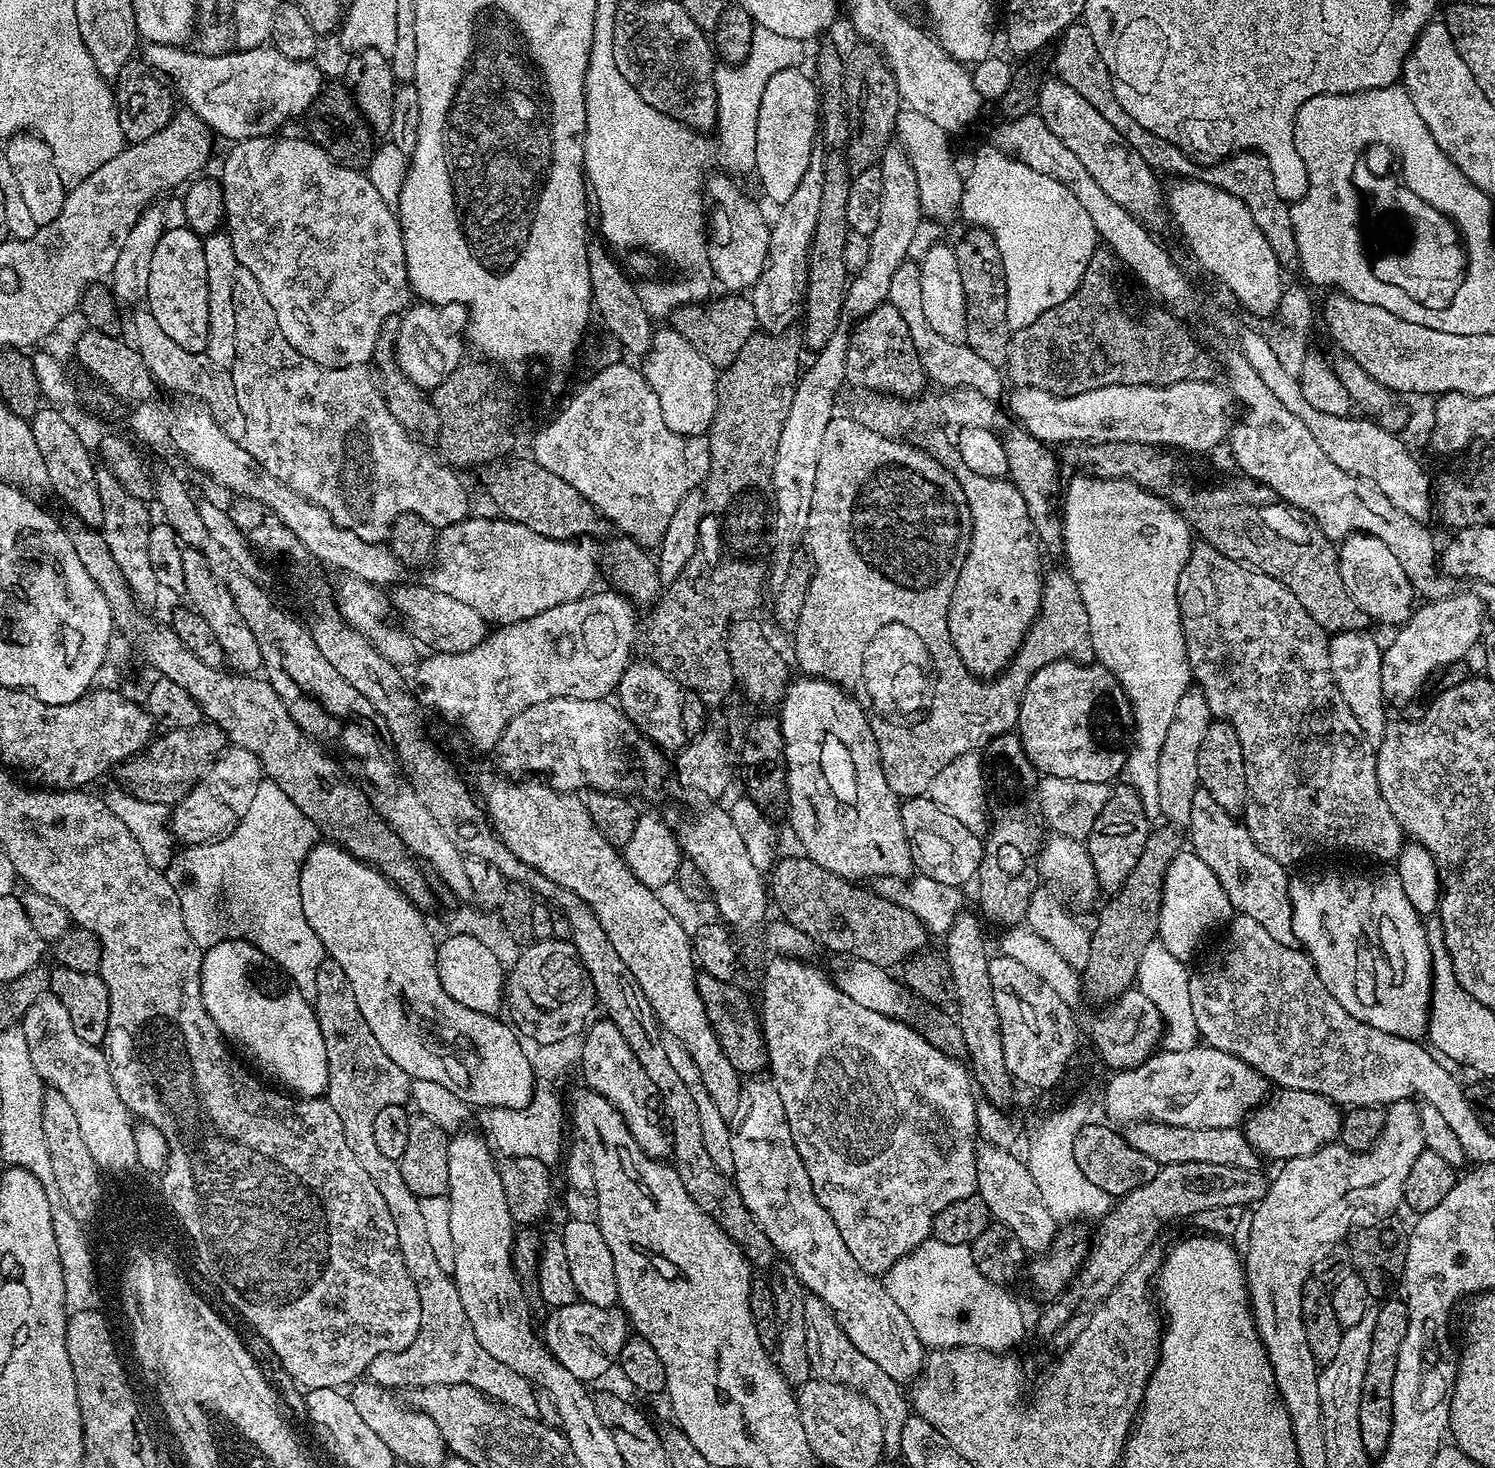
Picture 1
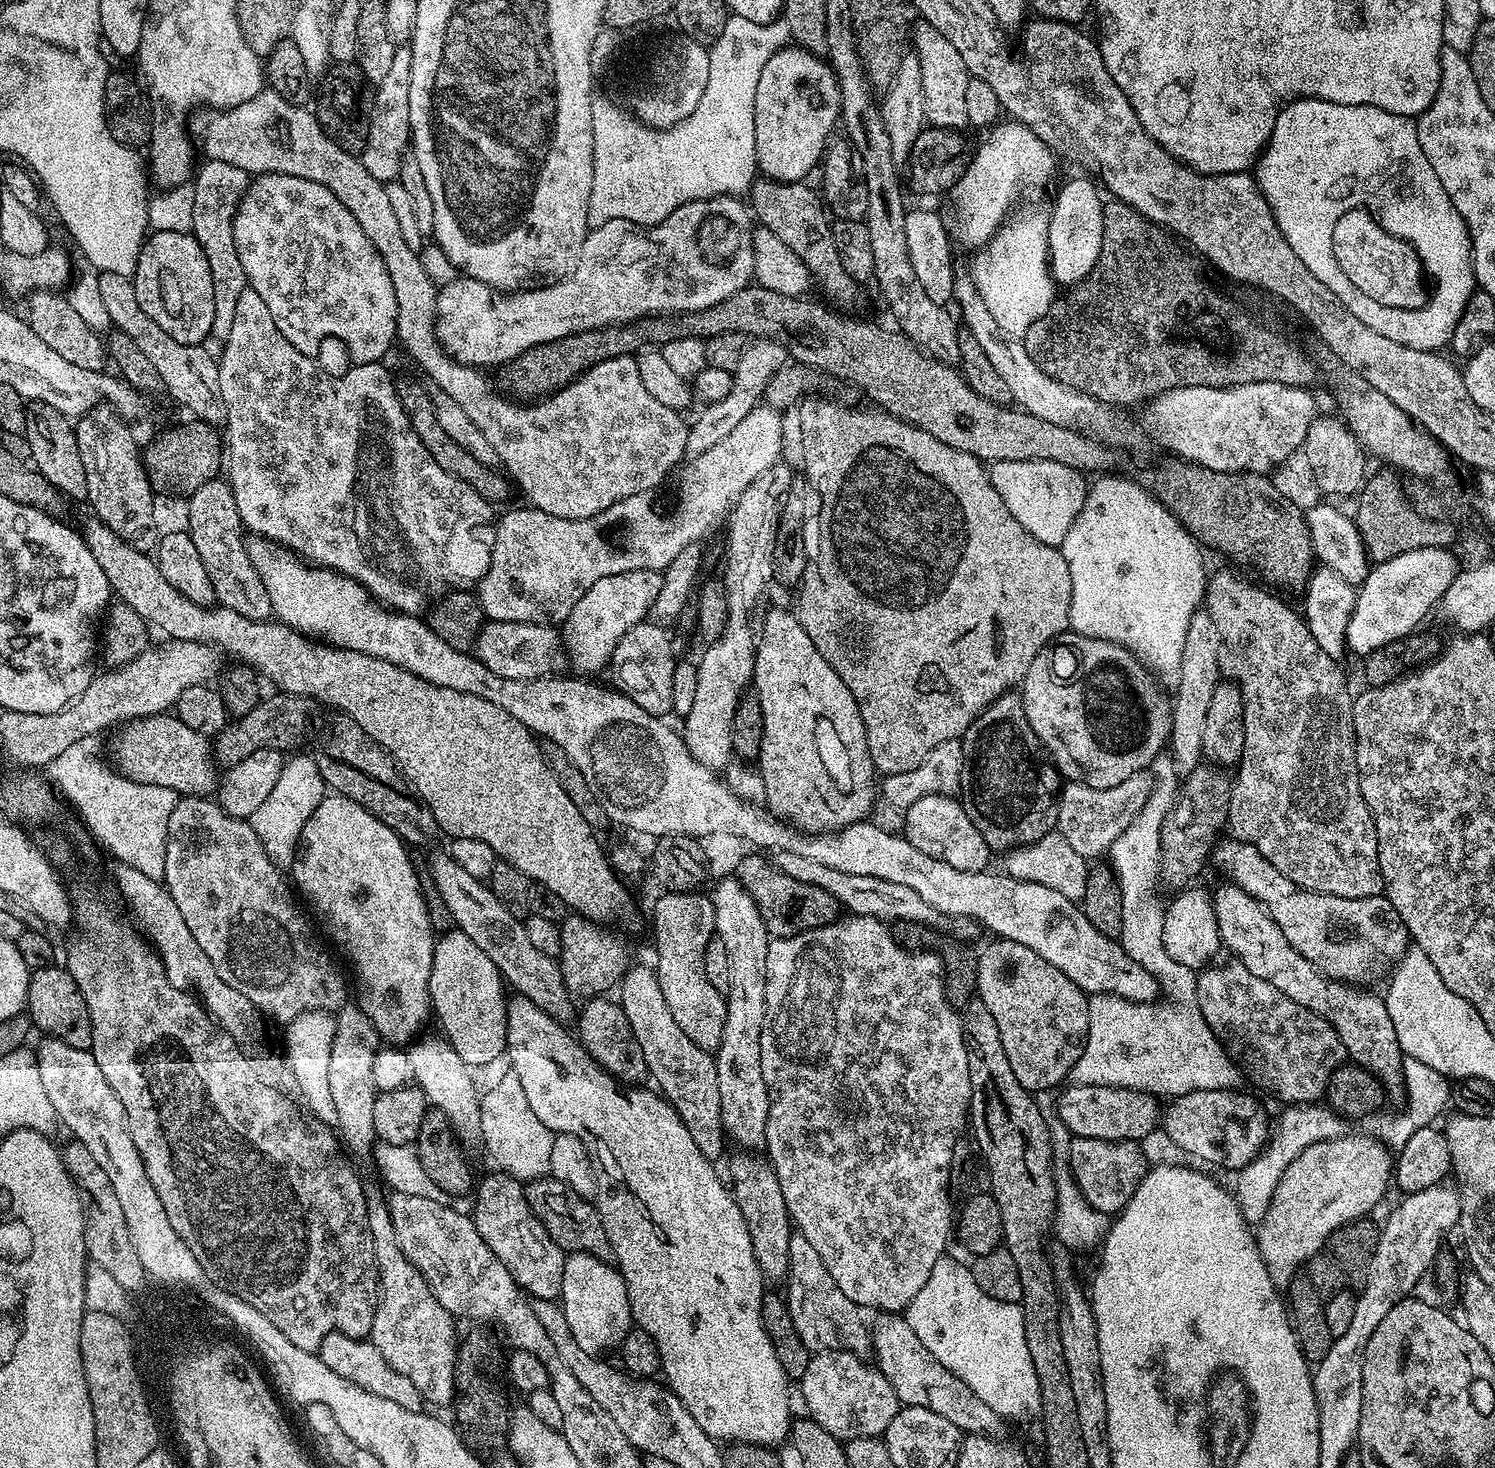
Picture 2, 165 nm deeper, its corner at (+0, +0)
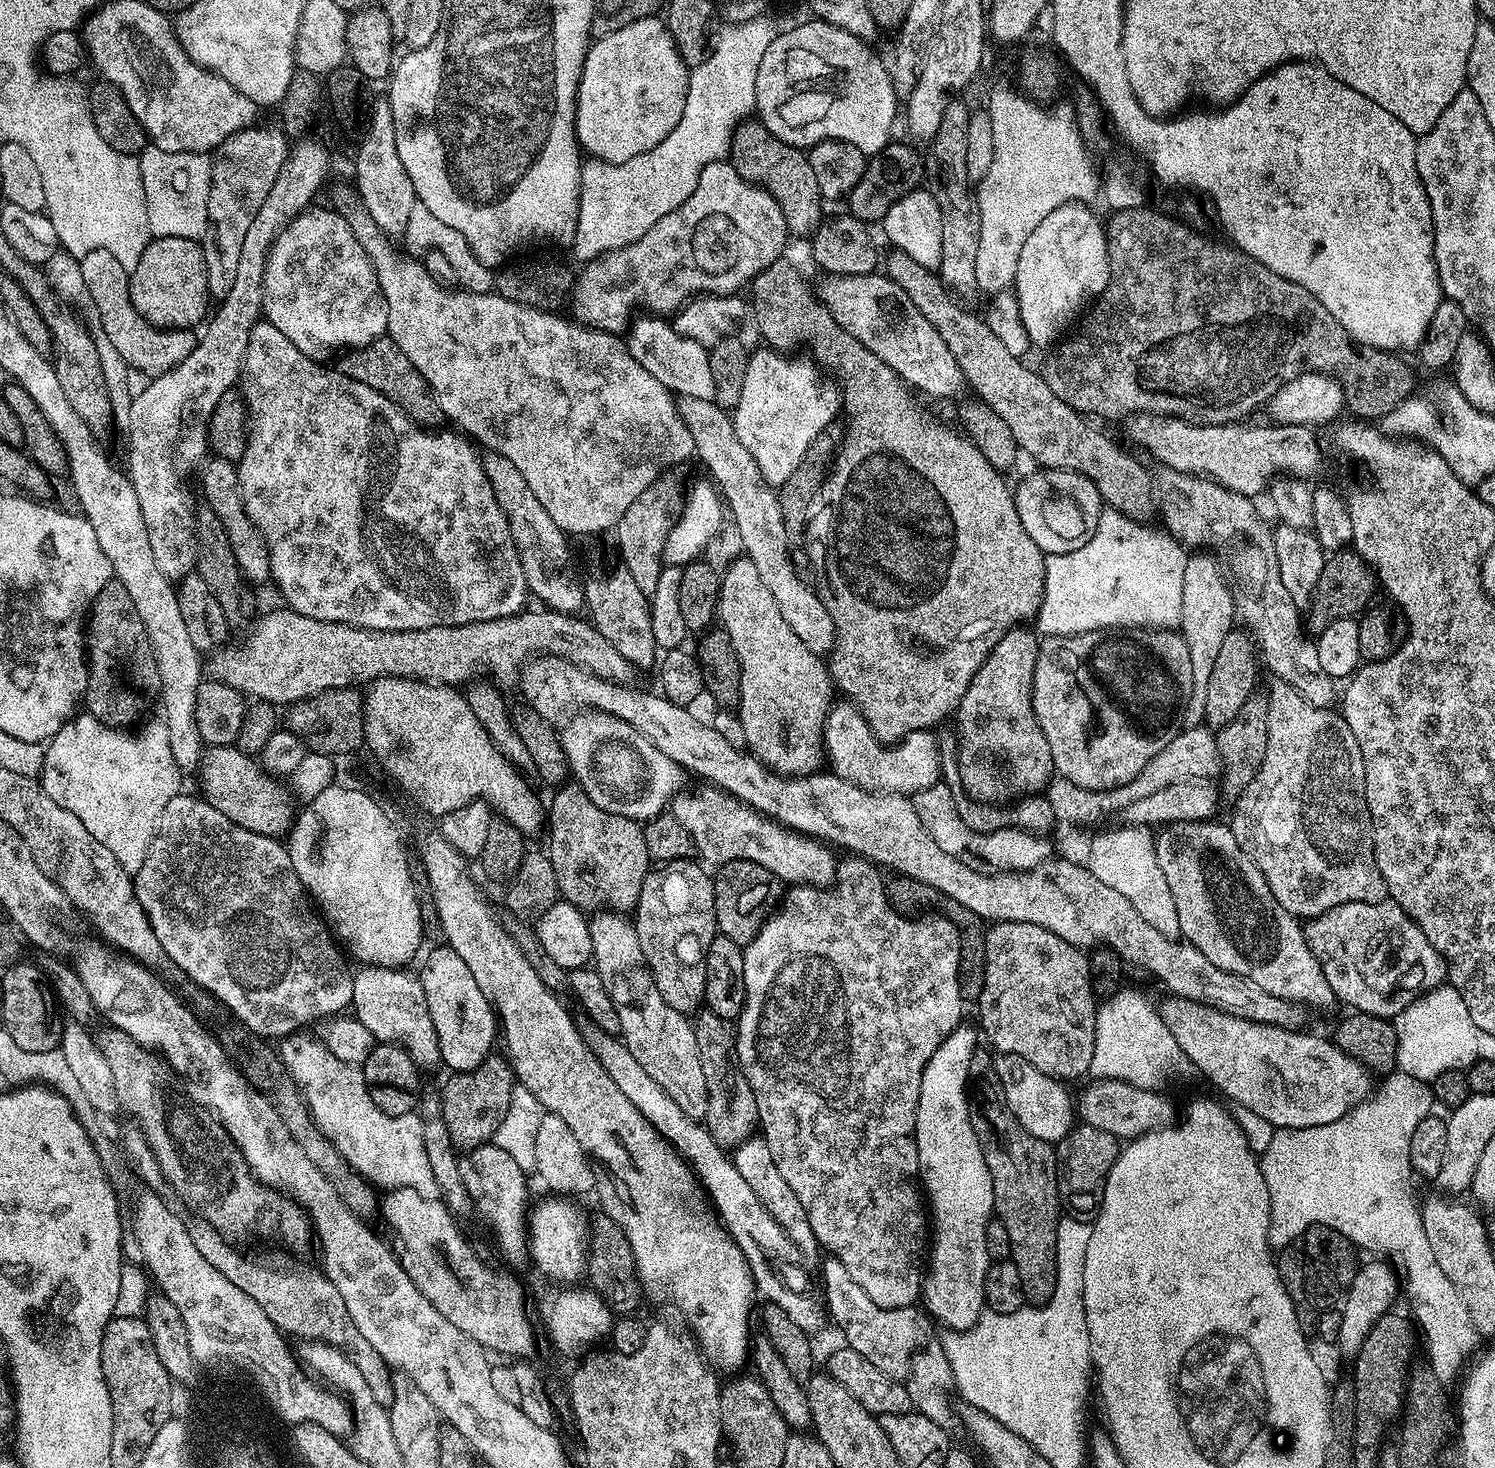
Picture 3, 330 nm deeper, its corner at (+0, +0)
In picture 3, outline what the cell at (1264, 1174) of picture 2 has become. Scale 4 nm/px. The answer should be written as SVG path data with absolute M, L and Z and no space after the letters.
M1397 1070L1385 1075L1383 1080L1381 1089L1379 1087L1373 1091L1357 1108L1351 1108L1342 1118L1338 1118L1338 1122L1326 1122L1326 1126L1309 1128L1282 1128L1274 1134L1270 1150L1259 1157L1260 1169L1270 1194L1268 1243L1276 1250L1287 1248L1295 1241L1292 1240L1295 1236L1296 1239L1303 1237L1312 1224L1321 1224L1336 1228L1357 1249L1381 1252L1384 1256L1400 1260L1404 1267L1402 1288L1408 1291L1415 1327L1423 1343L1424 1340L1428 1343L1426 1363L1448 1386L1451 1380L1461 1379L1470 1357L1477 1351L1478 1333L1474 1318L1470 1318L1470 1310L1466 1310L1466 1302L1462 1302L1450 1278L1446 1278L1438 1262L1434 1262L1434 1250L1430 1250L1428 1235L1422 1226L1418 1196L1416 1200L1412 1193L1414 1173L1410 1162L1410 1138L1414 1138L1414 1126L1418 1126L1418 1122L1433 1111L1434 1097L1425 1081L1417 1080L1406 1072Z

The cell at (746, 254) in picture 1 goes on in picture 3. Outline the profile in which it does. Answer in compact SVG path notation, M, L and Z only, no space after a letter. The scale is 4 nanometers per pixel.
M879 271L861 276L825 275L820 288L818 284L818 299L846 334L858 338L866 350L878 354L878 358L898 373L909 389L925 392L936 400L948 400L965 391L962 370L958 362L954 362L954 354L950 354L946 342L942 342L942 334L926 322L922 310L910 302L910 294L906 294L899 281L888 274L880 275Z

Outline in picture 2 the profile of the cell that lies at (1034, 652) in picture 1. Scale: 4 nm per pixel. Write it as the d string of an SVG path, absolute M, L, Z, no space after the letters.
M801 399L798 404L800 448L804 451L807 483L816 484L820 505L816 508L816 521L808 518L804 524L805 554L808 561L798 588L798 615L806 634L810 634L810 642L818 646L818 654L822 654L822 658L826 658L830 666L834 666L838 678L856 688L855 696L864 696L864 692L868 692L868 684L916 684L912 676L916 676L920 668L924 668L928 676L932 676L932 672L944 672L944 676L948 676L952 684L996 684L996 692L1000 695L1023 685L1026 670L1030 670L1030 662L1038 658L1040 651L1051 644L1055 636L1061 636L1070 628L1072 583L1070 566L1066 566L1064 553L1059 547L1038 542L1038 538L1034 538L1034 534L1026 531L1022 522L1018 522L1018 518L1010 514L1006 502L1002 502L998 490L994 490L990 482L988 468L978 457L962 450L954 450L954 446L946 446L946 442L938 442L938 438L875 407L847 408L846 405L835 404L832 400L808 399Z

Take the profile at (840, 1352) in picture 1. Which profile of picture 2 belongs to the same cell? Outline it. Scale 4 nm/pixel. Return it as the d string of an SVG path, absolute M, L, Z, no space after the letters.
M799 1234L790 1238L790 1266L786 1287L786 1299L790 1318L794 1318L794 1330L798 1330L798 1338L802 1338L809 1353L850 1351L864 1358L872 1352L872 1333L866 1320L864 1324L865 1313L859 1304L846 1298L842 1290L838 1290L838 1282L830 1278L830 1270L822 1266L822 1258L814 1250L814 1246L810 1246L810 1242L806 1242L806 1238Z

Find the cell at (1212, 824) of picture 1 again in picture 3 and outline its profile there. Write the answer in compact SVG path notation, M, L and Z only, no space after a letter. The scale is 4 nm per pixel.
M1391 899L1378 901L1355 900L1334 906L1321 916L1311 917L1303 925L1304 934L1312 953L1324 967L1330 986L1342 989L1342 1000L1349 1004L1349 1009L1374 1014L1385 1018L1395 1018L1405 1012L1417 1000L1421 990L1439 988L1445 983L1448 965L1442 954L1422 934L1422 930L1402 910L1402 906L1393 904Z

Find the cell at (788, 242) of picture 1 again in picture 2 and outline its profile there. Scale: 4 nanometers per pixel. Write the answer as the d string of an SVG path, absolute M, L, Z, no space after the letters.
M756 338L745 343L742 359L738 362L736 369L731 372L730 394L726 394L726 398L713 404L704 404L701 412L696 416L696 421L688 424L685 457L693 458L706 454L706 450L718 446L718 442L722 442L726 434L731 434L738 427L738 422L742 422L746 414L750 414L758 407L768 389L768 383L785 368L789 360L788 351L777 340Z

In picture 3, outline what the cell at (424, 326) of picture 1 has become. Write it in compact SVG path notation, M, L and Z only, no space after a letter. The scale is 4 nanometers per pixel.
M716 160L713 164L705 164L694 194L690 194L690 198L686 198L686 202L682 202L682 206L678 206L678 210L666 214L666 218L662 218L662 222L654 222L654 226L650 230L646 230L646 234L642 234L642 238L638 238L638 242L630 242L618 250L610 250L606 255L599 256L596 260L589 260L581 267L584 269L578 272L575 277L570 297L571 319L578 324L585 324L588 328L603 328L606 332L620 334L625 331L626 325L629 323L630 315L628 316L628 311L631 308L638 307L639 304L645 304L648 307L645 309L652 314L675 314L693 296L701 294L727 296L739 293L743 284L745 287L766 266L770 266L774 261L781 259L785 255L784 247L787 246L788 240L790 241L790 233L786 226L786 218L782 218L782 206L778 206L778 202L774 202L774 198L767 190L761 188L759 184L752 184L746 178L742 178L742 174L738 174L738 170L734 170L731 162Z

